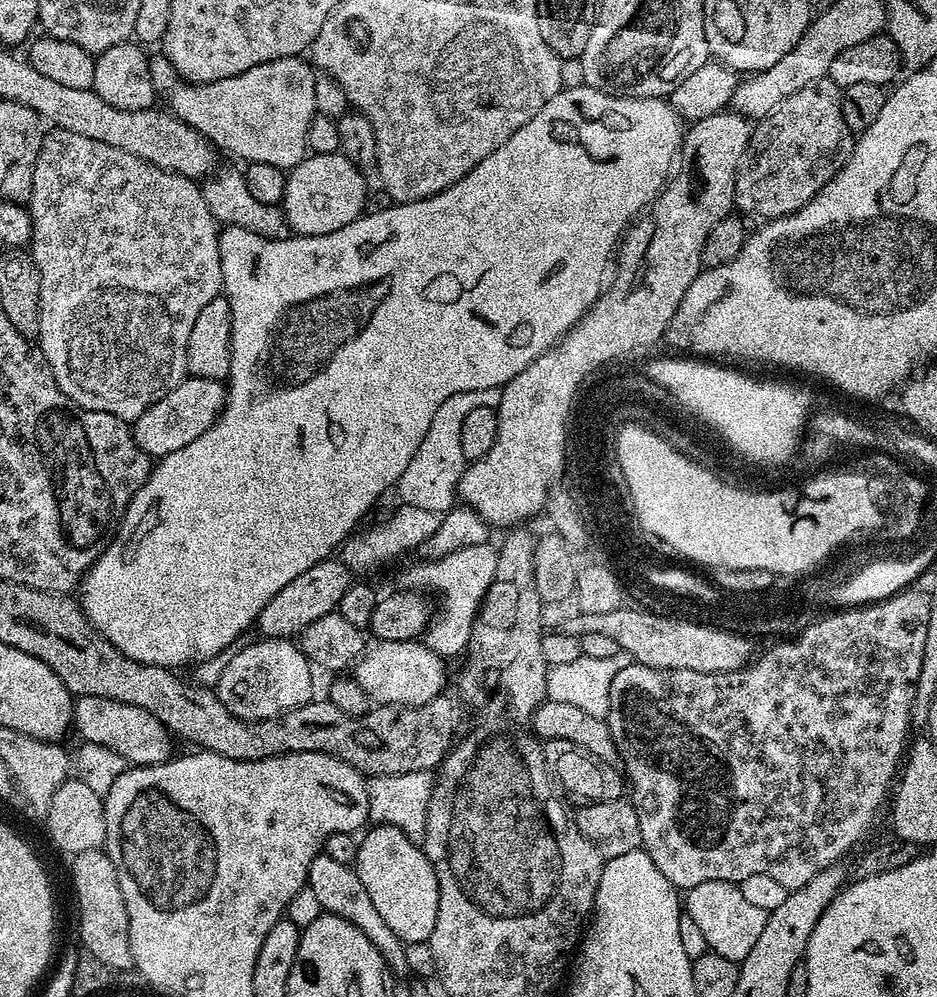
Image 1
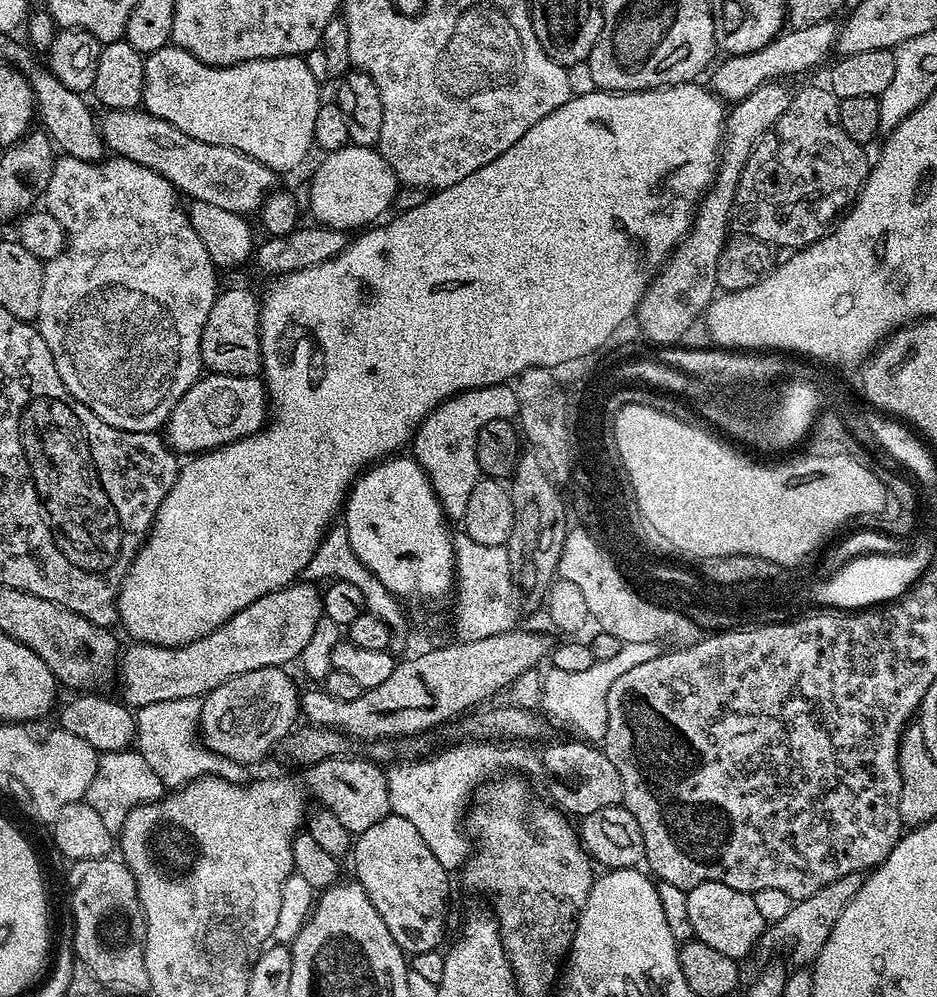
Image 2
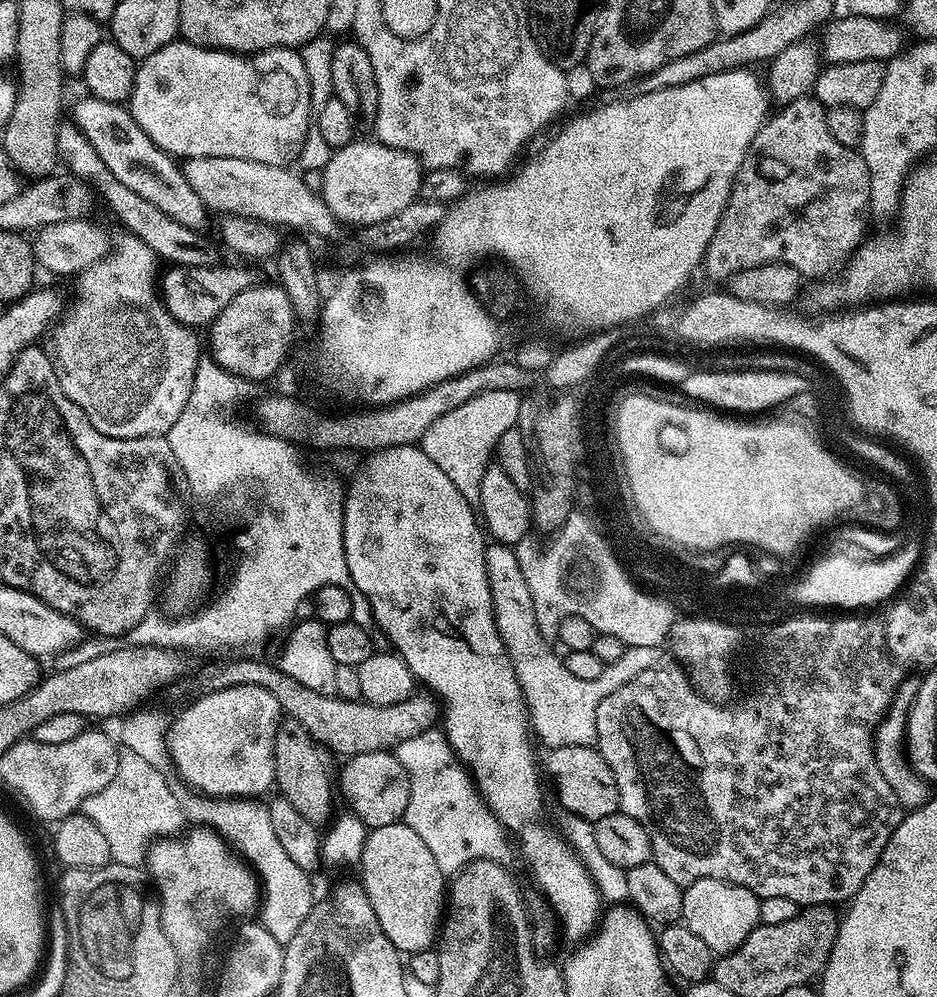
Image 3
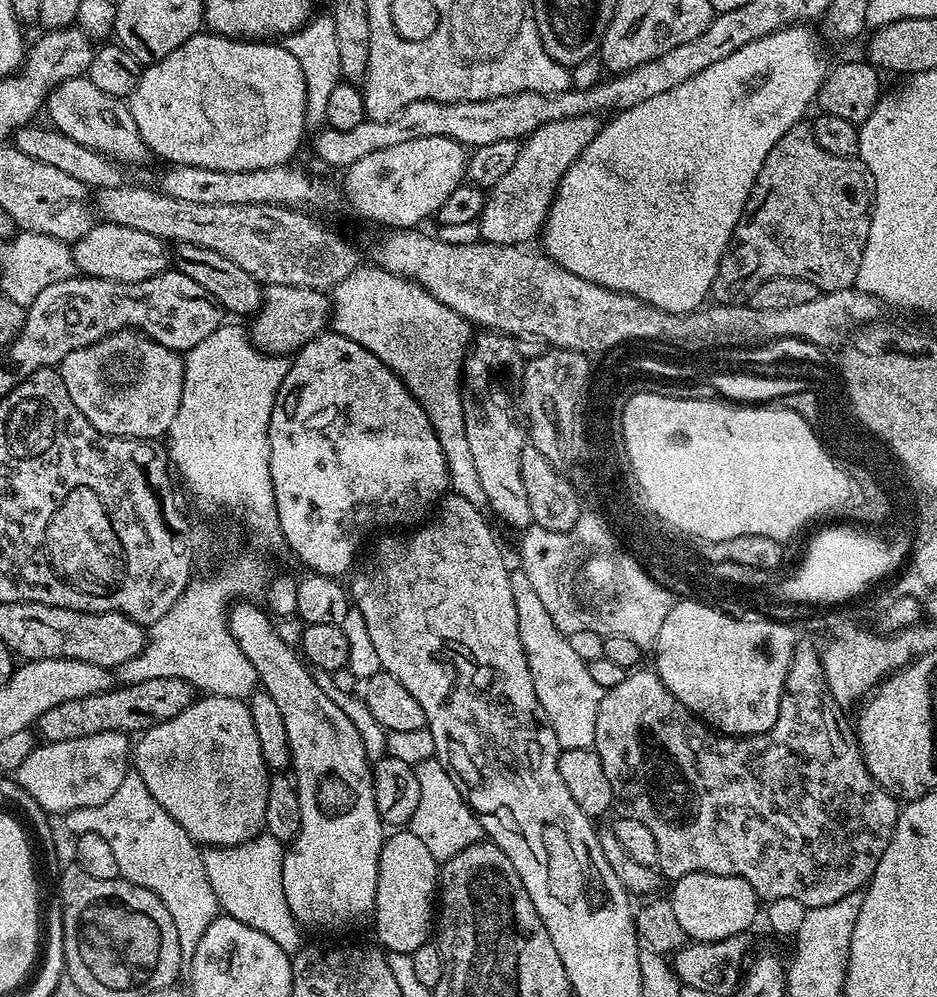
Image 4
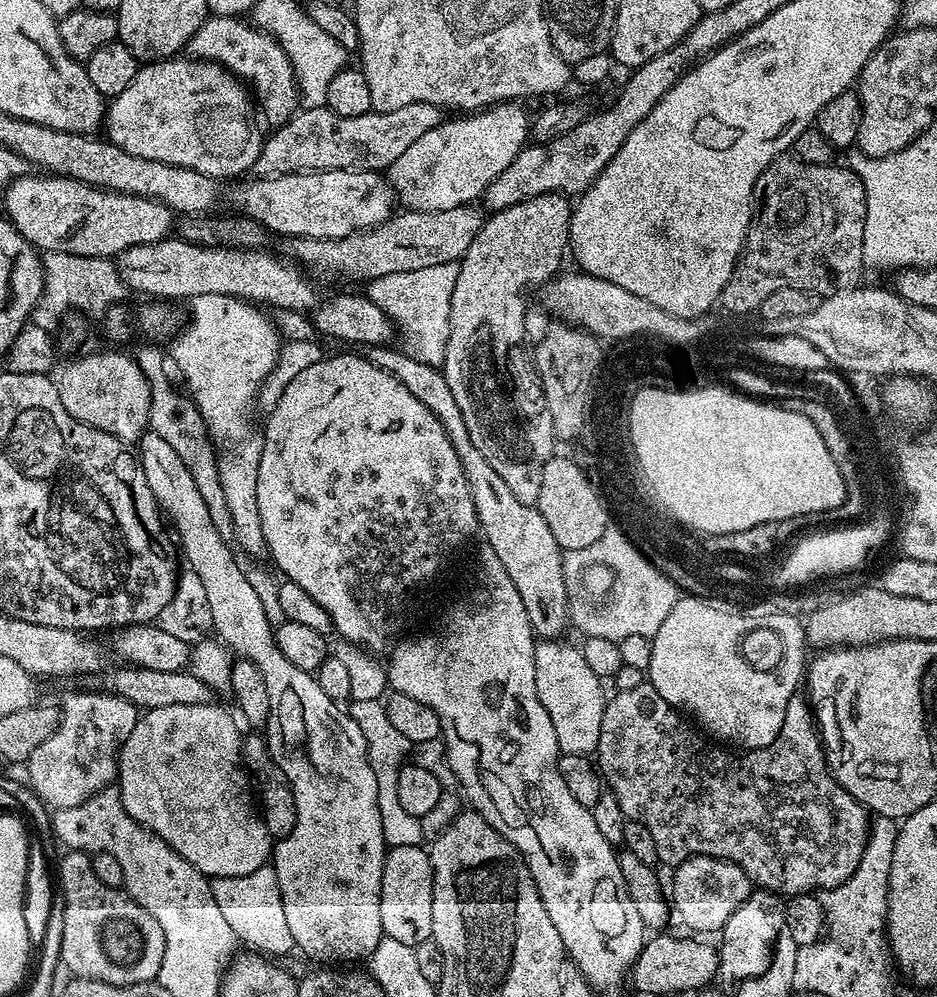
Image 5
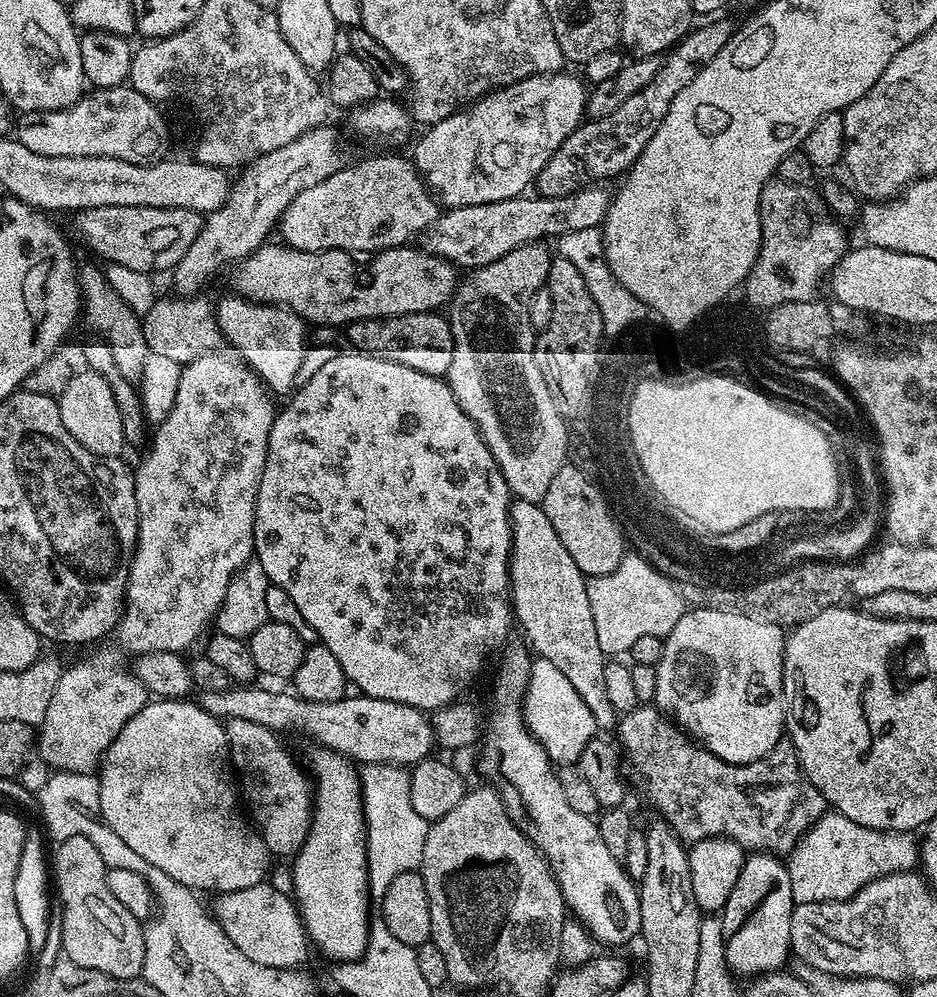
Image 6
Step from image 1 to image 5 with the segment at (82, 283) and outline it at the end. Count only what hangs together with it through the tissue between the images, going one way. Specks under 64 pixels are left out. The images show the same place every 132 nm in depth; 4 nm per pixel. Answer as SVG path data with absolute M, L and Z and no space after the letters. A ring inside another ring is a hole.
M92 352L68 364L58 375L62 406L76 420L92 428L117 436L125 442L136 442L144 435L150 414L150 386L135 359L120 352Z

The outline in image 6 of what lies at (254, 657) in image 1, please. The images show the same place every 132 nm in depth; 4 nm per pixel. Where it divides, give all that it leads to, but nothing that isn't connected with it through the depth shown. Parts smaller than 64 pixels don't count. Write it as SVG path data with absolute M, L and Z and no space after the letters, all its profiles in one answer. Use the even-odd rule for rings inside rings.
M188 698L183 700L153 699L142 710L138 710L138 714L134 714L134 718L130 718L130 722L126 722L126 726L122 726L118 738L114 738L114 742L105 750L104 758L98 765L102 818L106 822L106 826L110 826L110 830L114 830L114 834L118 834L118 838L122 838L122 842L126 842L126 846L130 846L130 850L134 850L134 854L146 858L146 862L150 862L150 866L158 866L158 870L162 870L162 874L170 874L170 878L174 878L174 882L182 882L182 886L191 888L200 894L246 890L246 886L265 883L270 872L270 863L268 864L270 853L266 842L255 827L246 822L245 813L242 811L242 804L238 799L238 788L234 783L234 772L230 767L228 739L224 724L206 710L202 710L199 703L192 701L191 704L190 701L191 699Z

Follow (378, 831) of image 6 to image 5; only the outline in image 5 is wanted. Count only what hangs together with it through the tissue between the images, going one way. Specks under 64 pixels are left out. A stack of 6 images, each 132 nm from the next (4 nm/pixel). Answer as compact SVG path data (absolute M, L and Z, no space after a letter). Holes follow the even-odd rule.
M352 700L346 711L365 734L368 743L370 770L374 770L374 778L378 781L378 814L382 814L385 845L388 848L423 845L426 833L421 817L406 814L398 798L398 774L404 769L404 765L409 763L408 751L413 751L414 746L390 723L390 718L386 718L386 710L380 700Z

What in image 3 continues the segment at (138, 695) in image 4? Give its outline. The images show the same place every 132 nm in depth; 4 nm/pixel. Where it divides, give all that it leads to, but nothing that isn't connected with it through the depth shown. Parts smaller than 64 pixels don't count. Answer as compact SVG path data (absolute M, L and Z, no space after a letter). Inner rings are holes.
M232 660L229 664L212 664L197 674L196 684L201 693L250 684L270 690L270 694L278 698L280 711L285 717L302 722L317 744L337 752L340 758L395 749L406 738L414 738L414 734L422 734L433 727L442 712L437 697L432 694L413 694L397 704L370 704L363 699L342 700L337 695L320 696L288 677L280 667L272 665L271 668L264 660Z

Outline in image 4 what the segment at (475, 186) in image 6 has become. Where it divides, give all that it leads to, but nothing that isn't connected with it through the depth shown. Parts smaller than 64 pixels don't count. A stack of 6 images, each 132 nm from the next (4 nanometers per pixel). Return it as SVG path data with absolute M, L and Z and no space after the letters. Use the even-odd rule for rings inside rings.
M445 136L430 138L410 138L410 142L398 142L398 146L386 146L386 150L374 150L366 158L358 158L343 173L342 196L352 203L352 208L360 216L373 220L376 224L385 224L388 230L397 228L416 228L424 219L435 217L436 211L454 194L460 184L465 183L468 171L468 159L465 145Z

